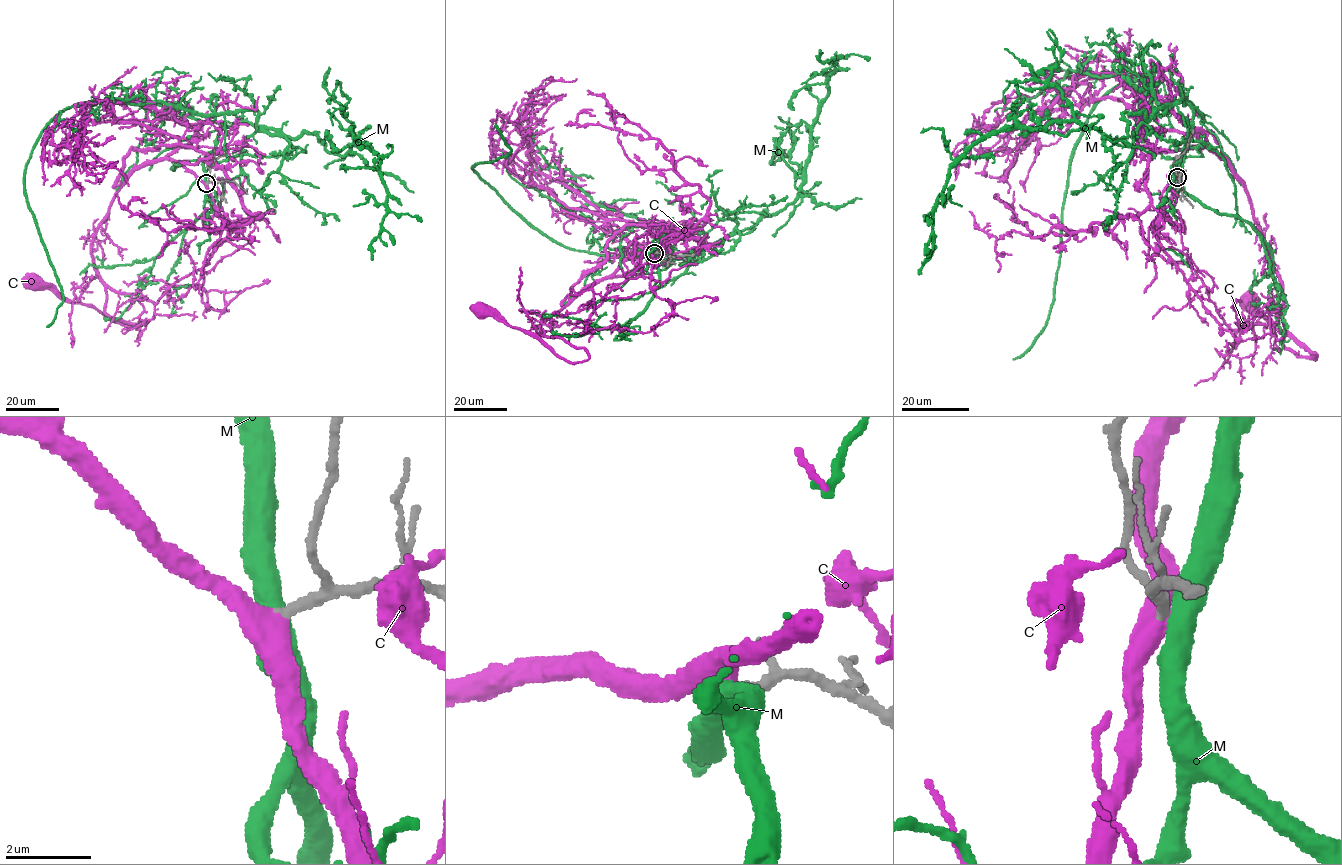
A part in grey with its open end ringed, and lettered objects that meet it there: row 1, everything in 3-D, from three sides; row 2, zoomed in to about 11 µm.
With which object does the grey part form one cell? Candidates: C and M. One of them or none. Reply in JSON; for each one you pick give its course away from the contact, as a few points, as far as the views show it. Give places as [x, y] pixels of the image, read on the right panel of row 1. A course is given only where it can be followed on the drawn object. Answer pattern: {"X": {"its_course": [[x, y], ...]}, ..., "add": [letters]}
{"C": {"its_course": [[1177, 177], [1179, 157], [1190, 147], [1205, 146], [1232, 170], [1282, 283], [1283, 346], [1316, 357], [1250, 303]]}, "add": ["C"]}

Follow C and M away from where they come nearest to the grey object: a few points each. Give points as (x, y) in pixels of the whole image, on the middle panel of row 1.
C: (654, 253), (631, 255), (540, 326), (544, 335), (583, 347), (586, 360), (559, 358), (539, 340), (481, 311)
M: (654, 254), (652, 260), (665, 265), (671, 261), (569, 249), (531, 227), (473, 170), (511, 151), (496, 124)

